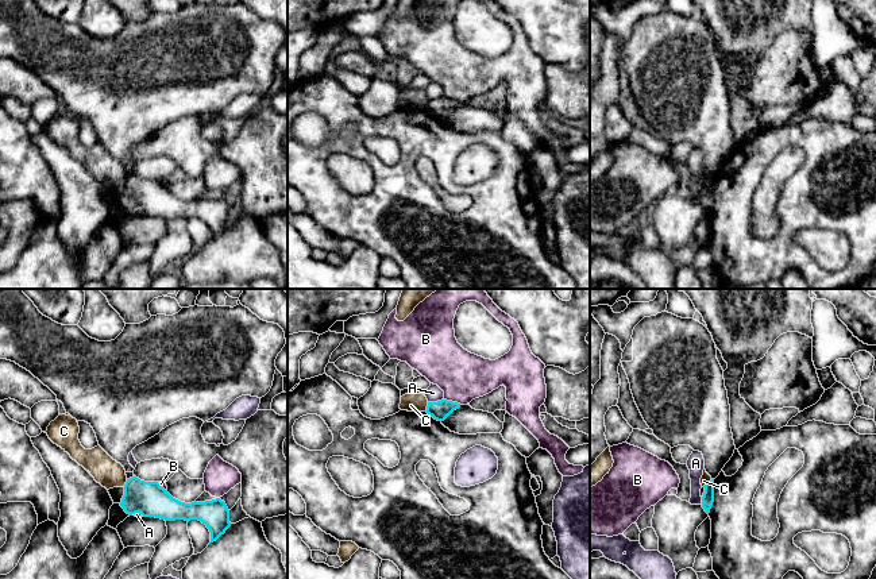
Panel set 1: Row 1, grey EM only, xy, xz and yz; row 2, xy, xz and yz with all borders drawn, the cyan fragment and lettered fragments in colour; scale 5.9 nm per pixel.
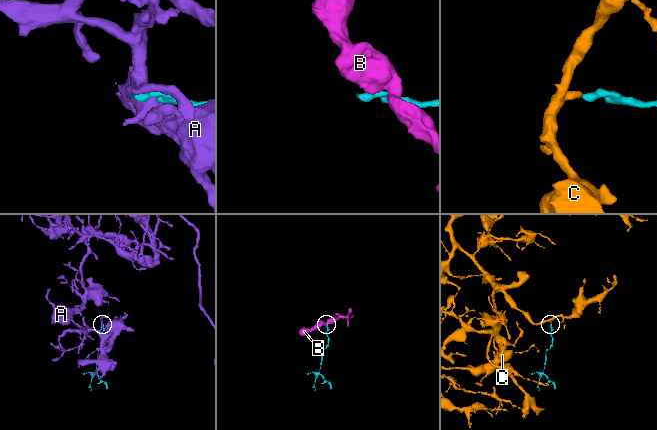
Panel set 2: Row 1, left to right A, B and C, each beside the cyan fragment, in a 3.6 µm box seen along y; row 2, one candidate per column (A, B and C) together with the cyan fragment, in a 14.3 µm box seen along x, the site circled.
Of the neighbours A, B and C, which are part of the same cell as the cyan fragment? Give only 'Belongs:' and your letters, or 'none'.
Belongs: none

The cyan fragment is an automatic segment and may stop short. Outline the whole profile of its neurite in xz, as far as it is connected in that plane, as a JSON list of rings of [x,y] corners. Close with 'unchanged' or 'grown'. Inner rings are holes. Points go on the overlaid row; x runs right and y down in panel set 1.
[[[441,399],[437,402],[428,402],[427,413],[437,421],[444,421],[454,410],[459,409],[460,404]]]; unchanged

